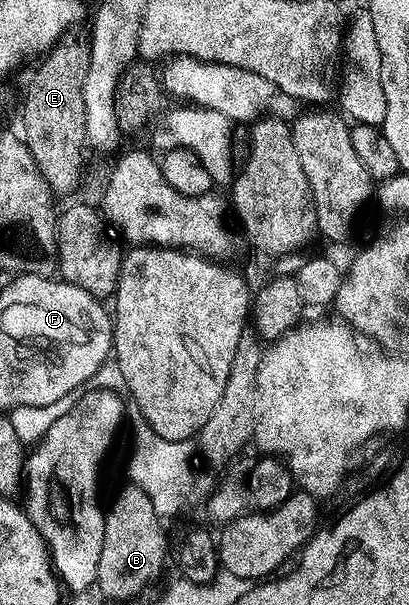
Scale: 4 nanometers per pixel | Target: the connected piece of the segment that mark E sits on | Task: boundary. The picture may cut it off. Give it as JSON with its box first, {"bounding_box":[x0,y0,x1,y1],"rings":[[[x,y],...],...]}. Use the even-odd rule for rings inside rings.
{"bounding_box":[20,43,90,194],"rings":[[[60,43],[41,60],[42,66],[34,73],[30,86],[26,89],[26,102],[22,105],[22,129],[20,136],[26,142],[26,149],[38,168],[51,194],[70,193],[78,185],[78,167],[82,163],[82,149],[86,145],[86,128],[84,127],[84,101],[82,88],[84,75],[90,66],[90,51],[85,44]]]}

